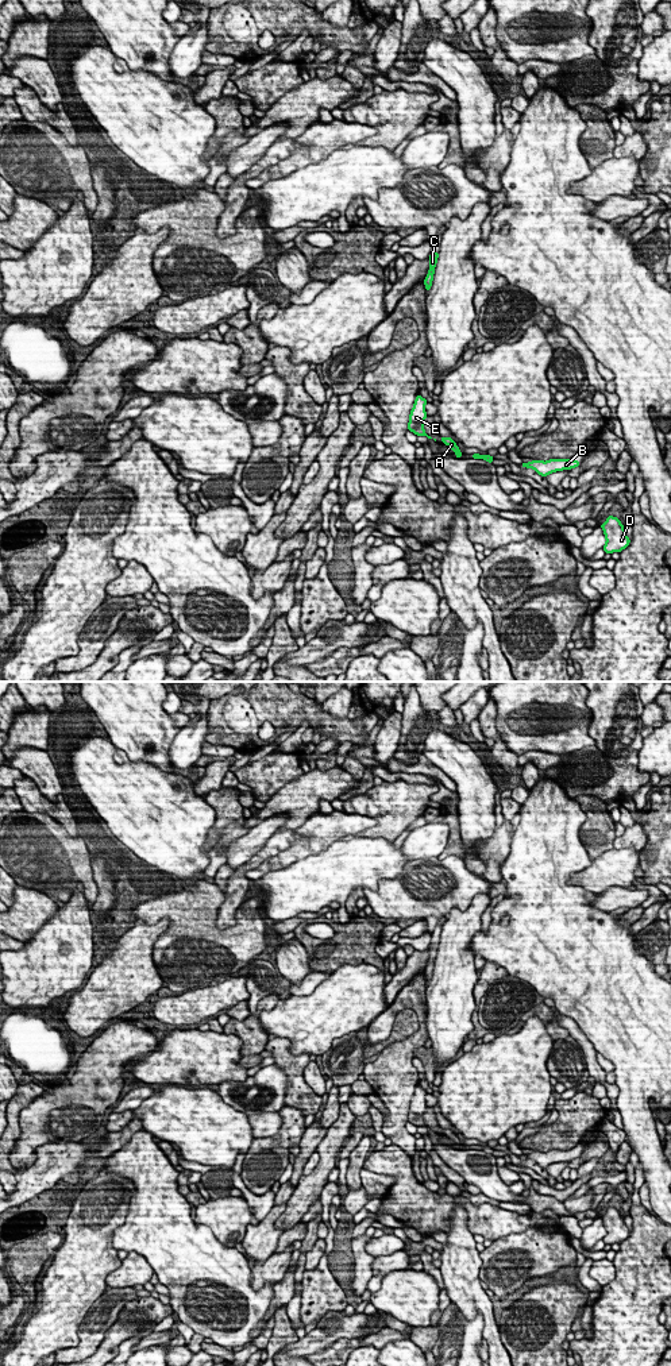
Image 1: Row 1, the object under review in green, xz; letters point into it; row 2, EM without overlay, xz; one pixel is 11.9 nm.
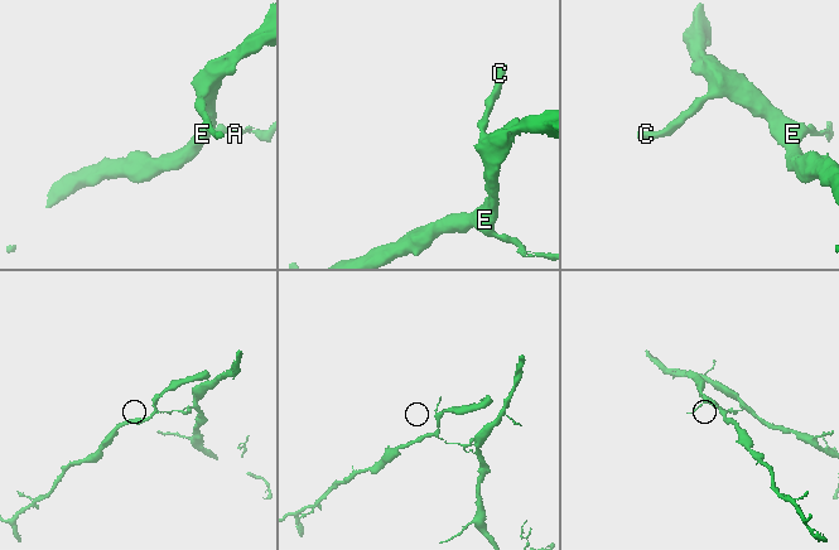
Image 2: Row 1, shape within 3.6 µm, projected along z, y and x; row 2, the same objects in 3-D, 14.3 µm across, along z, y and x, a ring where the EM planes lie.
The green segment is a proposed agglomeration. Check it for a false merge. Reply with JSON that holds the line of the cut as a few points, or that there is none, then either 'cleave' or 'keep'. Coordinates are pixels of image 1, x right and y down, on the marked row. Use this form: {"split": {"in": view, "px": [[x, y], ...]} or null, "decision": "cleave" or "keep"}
{"split": {"in": "xz", "px": [[461, 452], [457, 454]]}, "decision": "cleave"}

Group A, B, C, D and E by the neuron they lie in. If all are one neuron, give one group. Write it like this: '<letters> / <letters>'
A C E / B D

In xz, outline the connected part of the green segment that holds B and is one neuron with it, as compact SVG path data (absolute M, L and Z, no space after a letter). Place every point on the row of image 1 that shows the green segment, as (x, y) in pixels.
M549 459L547 462L543 460L532 460L529 463L521 464L521 467L533 468L539 475L547 476L556 471L571 470L574 467L579 467L579 460L572 459Z

